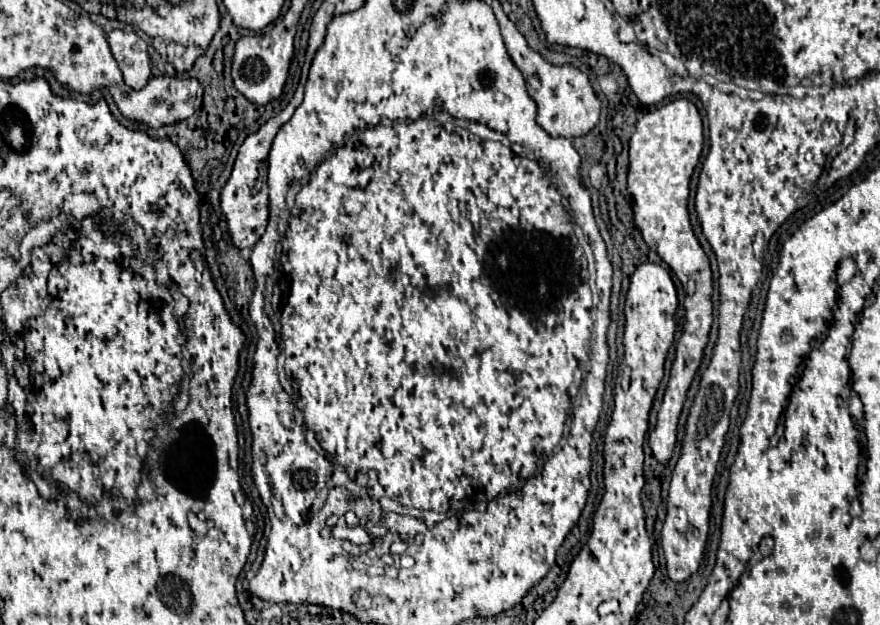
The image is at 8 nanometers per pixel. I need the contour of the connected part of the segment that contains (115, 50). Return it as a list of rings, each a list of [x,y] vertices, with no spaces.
[[[112,30],[106,34],[106,38],[112,56],[116,58],[124,74],[124,82],[134,90],[144,88],[152,78],[148,44],[136,32],[124,32],[124,30]]]

